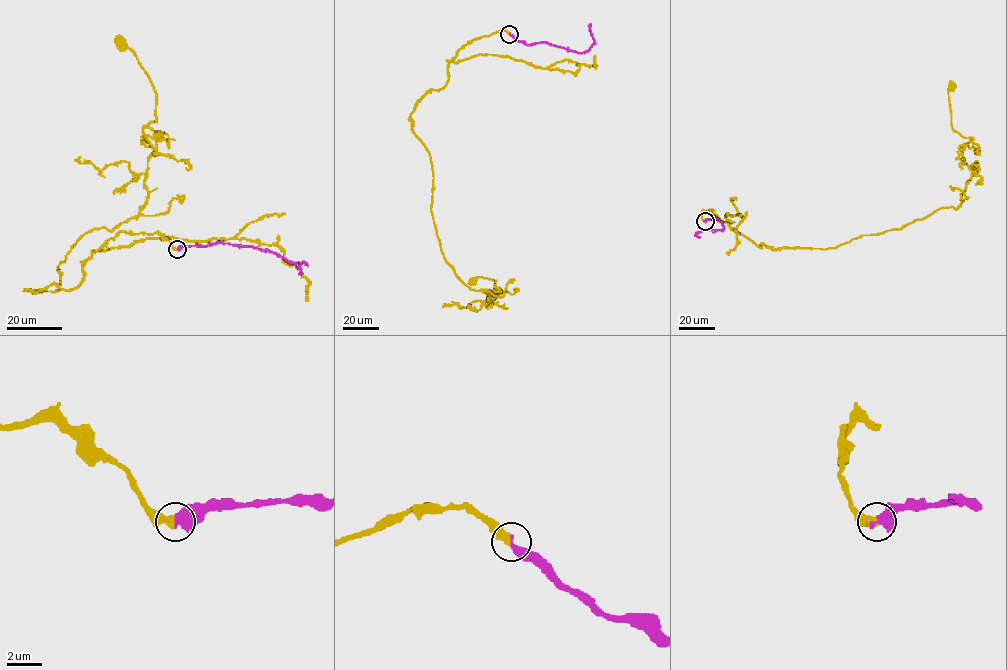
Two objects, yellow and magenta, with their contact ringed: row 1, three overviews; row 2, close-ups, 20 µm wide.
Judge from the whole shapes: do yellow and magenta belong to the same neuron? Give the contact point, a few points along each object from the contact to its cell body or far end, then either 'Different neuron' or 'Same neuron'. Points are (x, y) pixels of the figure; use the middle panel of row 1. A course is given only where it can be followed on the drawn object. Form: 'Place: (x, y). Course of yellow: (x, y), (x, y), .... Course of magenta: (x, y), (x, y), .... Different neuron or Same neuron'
Place: (509, 34). Course of yellow: (509, 34), (465, 44), (447, 84), (411, 114), (429, 153), (445, 260), (494, 299), (496, 280), (473, 281). Course of magenta: (509, 34), (529, 45), (547, 42), (581, 53), (587, 51), (594, 42), (590, 25), (589, 29). Same neuron

